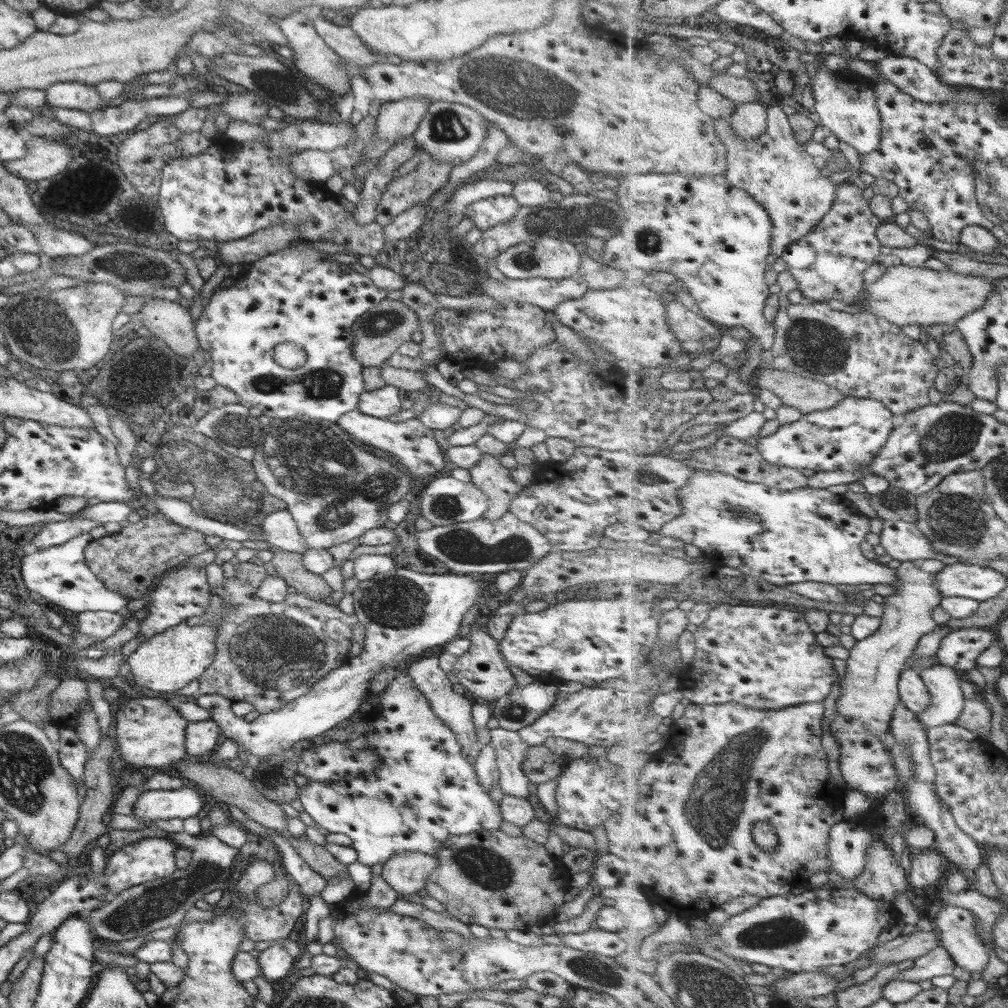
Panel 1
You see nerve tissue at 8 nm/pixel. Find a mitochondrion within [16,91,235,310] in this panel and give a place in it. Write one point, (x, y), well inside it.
(123, 269)

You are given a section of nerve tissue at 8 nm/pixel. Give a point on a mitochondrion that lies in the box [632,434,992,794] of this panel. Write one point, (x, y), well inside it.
(954, 519)

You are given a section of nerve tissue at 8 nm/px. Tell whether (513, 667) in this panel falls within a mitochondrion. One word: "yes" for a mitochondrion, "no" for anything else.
no

